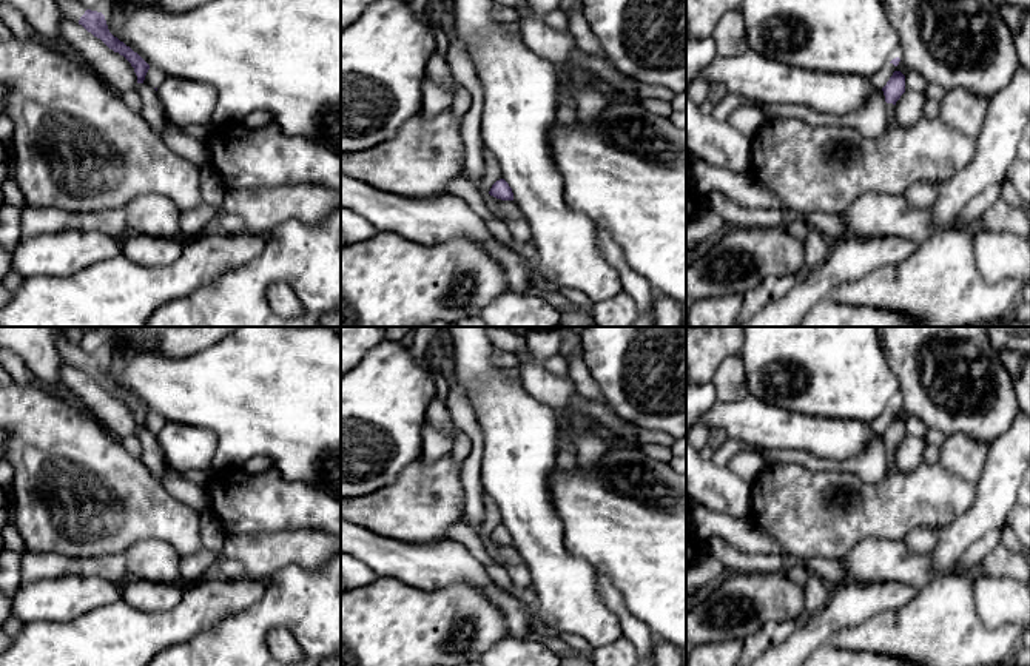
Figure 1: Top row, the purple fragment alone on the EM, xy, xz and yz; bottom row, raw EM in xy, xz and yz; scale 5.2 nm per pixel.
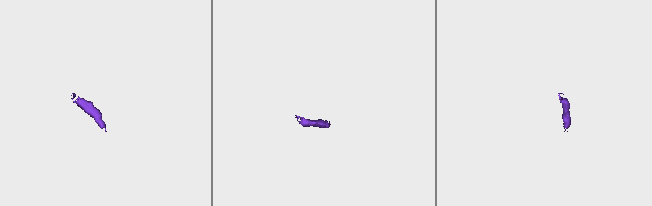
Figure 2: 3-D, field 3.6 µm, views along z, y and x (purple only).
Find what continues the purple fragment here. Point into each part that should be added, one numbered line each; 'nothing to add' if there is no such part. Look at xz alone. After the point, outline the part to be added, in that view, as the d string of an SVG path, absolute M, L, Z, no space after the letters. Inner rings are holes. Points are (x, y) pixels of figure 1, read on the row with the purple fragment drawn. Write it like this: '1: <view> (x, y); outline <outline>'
nothing to add

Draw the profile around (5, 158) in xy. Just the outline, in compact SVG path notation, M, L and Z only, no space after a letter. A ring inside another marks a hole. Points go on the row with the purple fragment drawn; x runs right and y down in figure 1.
M0 140L0 208L5 204L3 183L12 176L12 157L8 146Z

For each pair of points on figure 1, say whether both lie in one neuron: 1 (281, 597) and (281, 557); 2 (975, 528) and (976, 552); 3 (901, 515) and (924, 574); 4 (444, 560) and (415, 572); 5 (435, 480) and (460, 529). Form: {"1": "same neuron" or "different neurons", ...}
{"1": "different neurons", "2": "different neurons", "3": "different neurons", "4": "same neuron", "5": "different neurons"}

